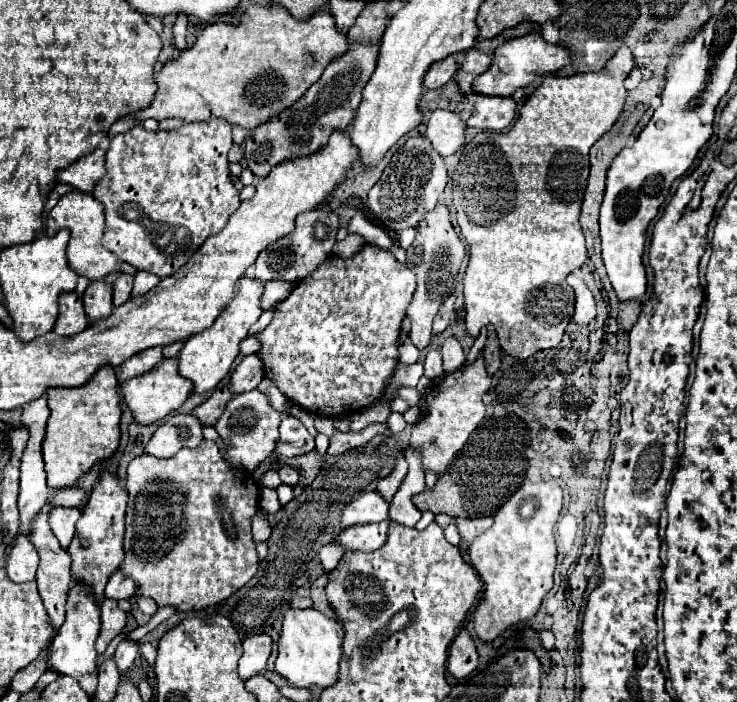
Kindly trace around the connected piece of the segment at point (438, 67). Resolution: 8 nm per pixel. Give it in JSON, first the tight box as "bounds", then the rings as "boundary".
{"bounds":[424,57,458,89],"boundary":[[[446,57],[444,61],[438,61],[436,65],[432,65],[432,69],[428,69],[426,77],[424,77],[424,87],[426,89],[438,89],[442,85],[446,85],[452,75],[456,73],[458,65],[454,61],[454,57]]]}

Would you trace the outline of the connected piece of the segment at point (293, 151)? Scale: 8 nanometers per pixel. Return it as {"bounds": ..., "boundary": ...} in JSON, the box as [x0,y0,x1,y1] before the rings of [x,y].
{"bounds":[244,41,380,179],"boundary":[[[380,41],[354,43],[344,55],[336,57],[324,69],[322,77],[296,101],[296,105],[290,105],[276,117],[258,125],[254,133],[250,133],[244,145],[244,159],[248,169],[262,179],[272,171],[272,167],[280,165],[282,161],[308,157],[320,151],[328,143],[334,131],[346,129],[352,123],[352,117],[360,105],[362,89],[376,69],[378,53],[380,53]]]}

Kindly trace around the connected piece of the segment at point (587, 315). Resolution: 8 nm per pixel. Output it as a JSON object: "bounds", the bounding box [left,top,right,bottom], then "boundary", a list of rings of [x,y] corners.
{"bounds":[568,273,596,325],"boundary":[[[570,273],[568,275],[568,285],[576,291],[576,311],[574,311],[574,321],[578,325],[588,325],[594,317],[596,317],[596,301],[594,301],[594,295],[592,291],[586,287],[586,283]]]}

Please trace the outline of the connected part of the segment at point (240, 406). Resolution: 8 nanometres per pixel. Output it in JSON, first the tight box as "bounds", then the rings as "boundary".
{"bounds":[216,389,282,471],"boundary":[[[258,389],[248,391],[248,393],[240,393],[234,395],[234,399],[226,405],[222,417],[216,421],[216,431],[220,433],[222,441],[226,443],[226,461],[230,465],[234,465],[236,469],[244,469],[244,471],[254,471],[274,449],[276,449],[276,441],[280,437],[278,427],[282,421],[282,413],[276,411],[270,405],[270,399],[260,393]]]}

